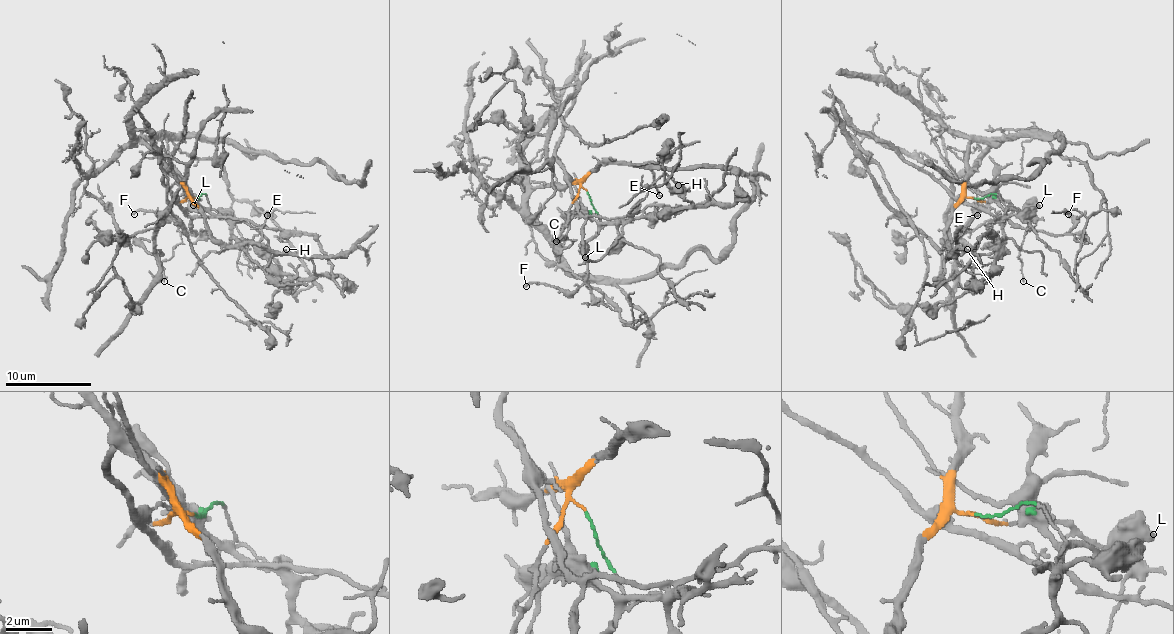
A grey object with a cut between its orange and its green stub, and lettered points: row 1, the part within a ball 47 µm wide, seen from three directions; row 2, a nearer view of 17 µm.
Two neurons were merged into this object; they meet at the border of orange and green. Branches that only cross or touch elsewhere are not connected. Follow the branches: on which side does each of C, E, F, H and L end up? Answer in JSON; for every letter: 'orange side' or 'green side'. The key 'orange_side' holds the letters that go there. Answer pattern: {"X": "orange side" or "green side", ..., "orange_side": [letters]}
{"C": "orange side", "E": "orange side", "F": "green side", "H": "orange side", "L": "green side", "orange_side": ["C", "E", "H"]}

